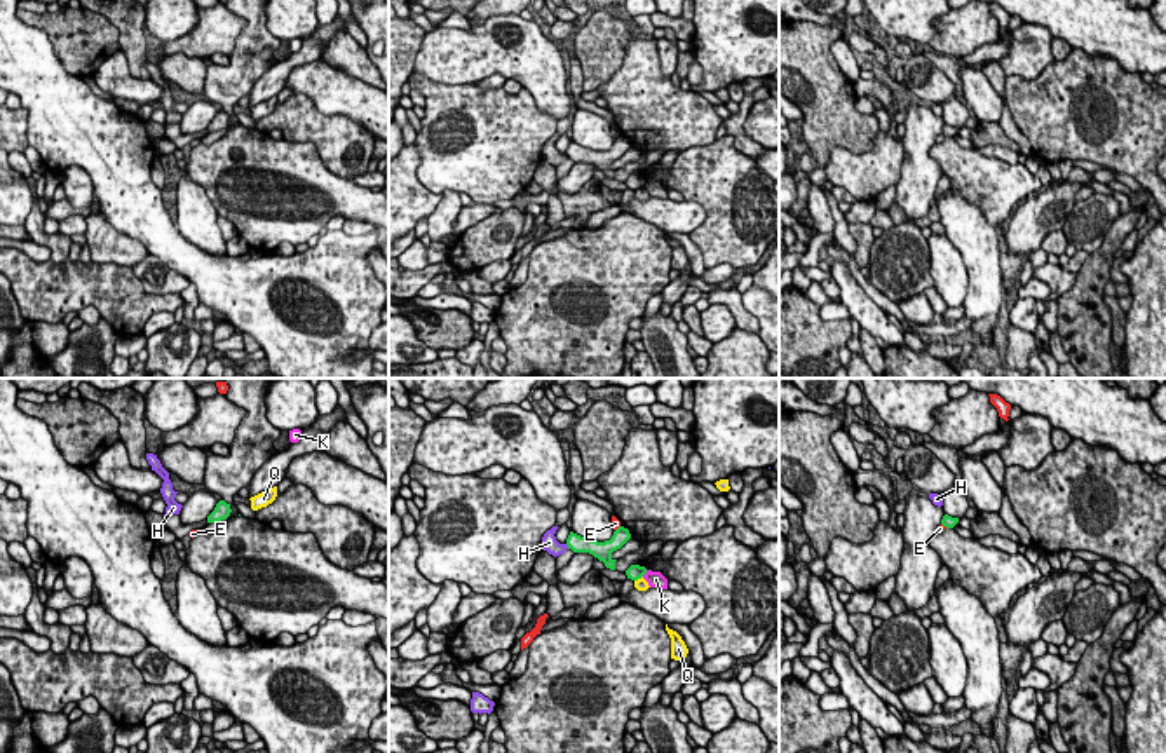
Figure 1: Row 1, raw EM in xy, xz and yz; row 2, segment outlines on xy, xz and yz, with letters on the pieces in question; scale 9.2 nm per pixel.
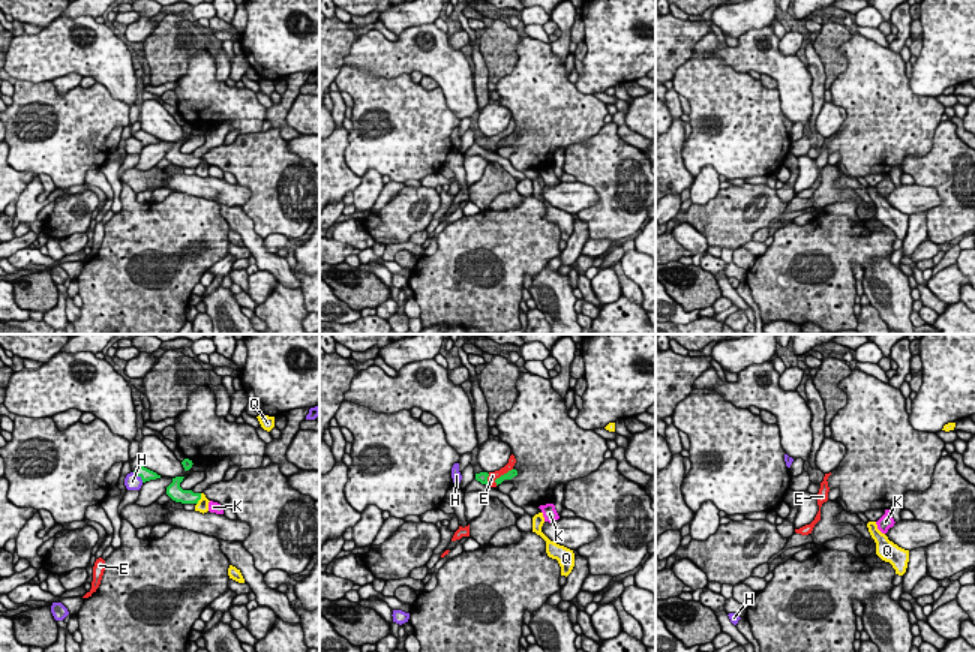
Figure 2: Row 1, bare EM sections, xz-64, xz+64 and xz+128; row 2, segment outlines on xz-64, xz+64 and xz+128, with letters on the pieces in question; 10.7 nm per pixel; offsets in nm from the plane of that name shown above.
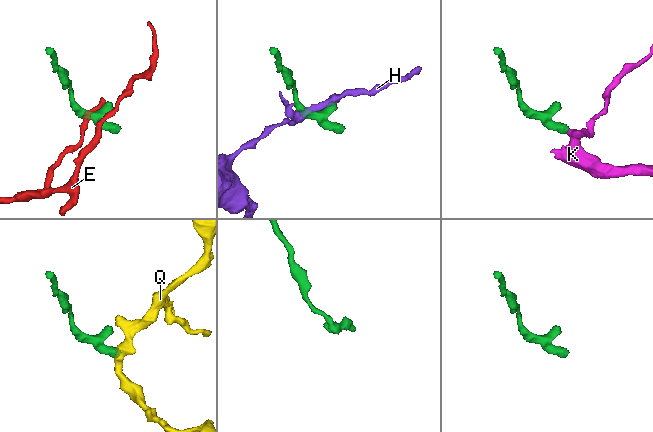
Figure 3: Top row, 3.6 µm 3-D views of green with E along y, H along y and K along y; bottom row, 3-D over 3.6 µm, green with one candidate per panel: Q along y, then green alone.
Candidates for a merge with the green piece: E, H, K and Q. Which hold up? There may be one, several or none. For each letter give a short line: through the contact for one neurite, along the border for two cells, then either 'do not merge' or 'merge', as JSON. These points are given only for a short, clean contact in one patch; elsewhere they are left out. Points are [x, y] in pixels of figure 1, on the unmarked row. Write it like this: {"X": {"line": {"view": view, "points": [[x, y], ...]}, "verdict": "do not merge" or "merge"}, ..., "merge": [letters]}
{"E": {"line": {"view": "yz", "points": [[942, 133], [947, 136]]}, "verdict": "do not merge"}, "H": {"verdict": "do not merge"}, "K": {"line": {"view": "xz", "points": [[647, 180], [642, 185]]}, "verdict": "do not merge"}, "Q": {"verdict": "do not merge"}, "merge": []}

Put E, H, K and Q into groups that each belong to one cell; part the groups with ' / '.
E / H / K / Q

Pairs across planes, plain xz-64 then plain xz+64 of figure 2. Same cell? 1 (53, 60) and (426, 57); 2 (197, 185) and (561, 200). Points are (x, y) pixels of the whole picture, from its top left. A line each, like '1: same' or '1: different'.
1: same
2: same

